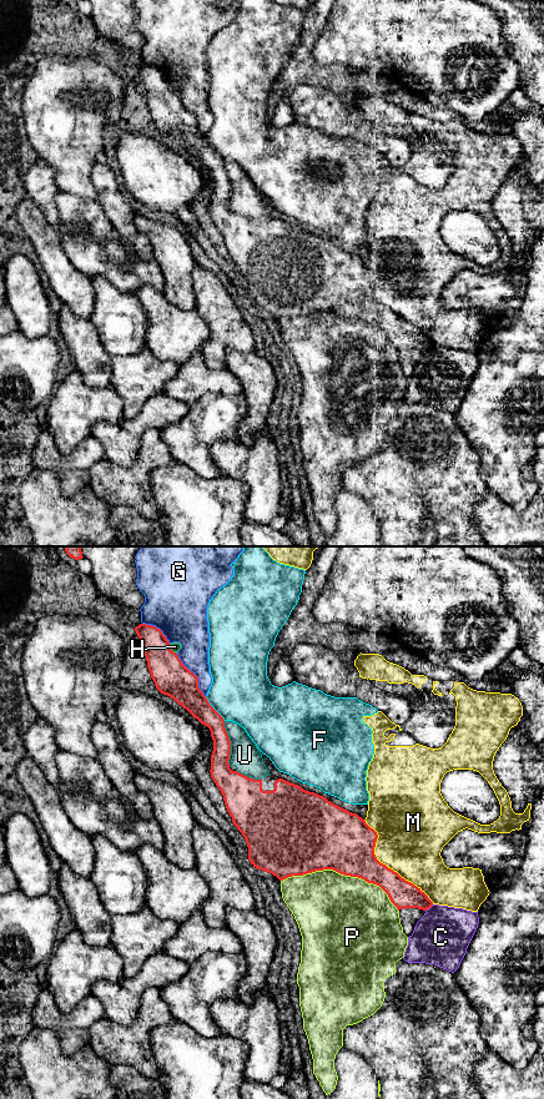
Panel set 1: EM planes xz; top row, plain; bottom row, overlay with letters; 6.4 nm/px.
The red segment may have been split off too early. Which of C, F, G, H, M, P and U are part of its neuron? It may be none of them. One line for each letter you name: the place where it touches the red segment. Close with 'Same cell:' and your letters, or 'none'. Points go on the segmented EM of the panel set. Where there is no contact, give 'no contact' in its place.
Same cell: none

